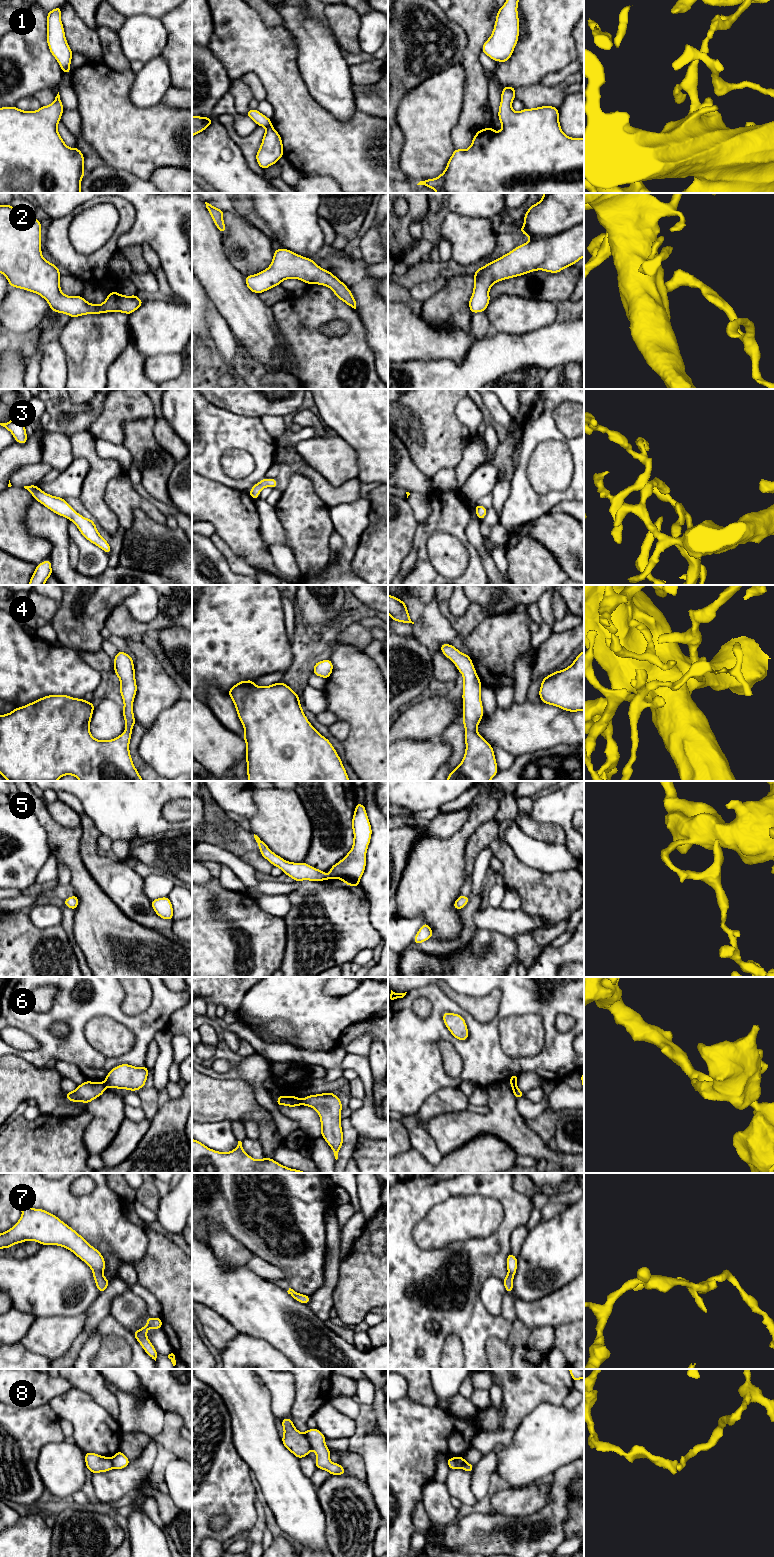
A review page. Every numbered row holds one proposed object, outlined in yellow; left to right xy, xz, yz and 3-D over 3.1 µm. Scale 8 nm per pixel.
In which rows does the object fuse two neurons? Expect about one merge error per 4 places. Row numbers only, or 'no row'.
6, 8

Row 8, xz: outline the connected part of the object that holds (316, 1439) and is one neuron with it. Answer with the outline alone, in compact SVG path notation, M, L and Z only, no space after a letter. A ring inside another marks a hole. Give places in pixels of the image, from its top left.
M317 1428L308 1429L304 1433L316 1453L315 1465L317 1469L323 1469L331 1475L344 1475L346 1470L339 1463L332 1463L329 1459L331 1451L325 1445L325 1436Z

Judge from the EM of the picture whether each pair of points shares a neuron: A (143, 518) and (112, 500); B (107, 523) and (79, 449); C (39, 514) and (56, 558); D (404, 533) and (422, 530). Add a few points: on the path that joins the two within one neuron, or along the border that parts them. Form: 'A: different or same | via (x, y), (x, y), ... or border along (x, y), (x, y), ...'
A: different | border along (156, 521), (136, 509), (133, 524), (124, 531)
B: same | via (96, 504), (96, 465)
C: same | via (48, 525), (57, 534), (57, 547)
D: different | border along (418, 523), (413, 537), (412, 549)

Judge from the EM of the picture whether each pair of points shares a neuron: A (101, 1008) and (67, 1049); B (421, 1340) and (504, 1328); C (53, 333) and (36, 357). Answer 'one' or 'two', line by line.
A: one
B: one
C: one

